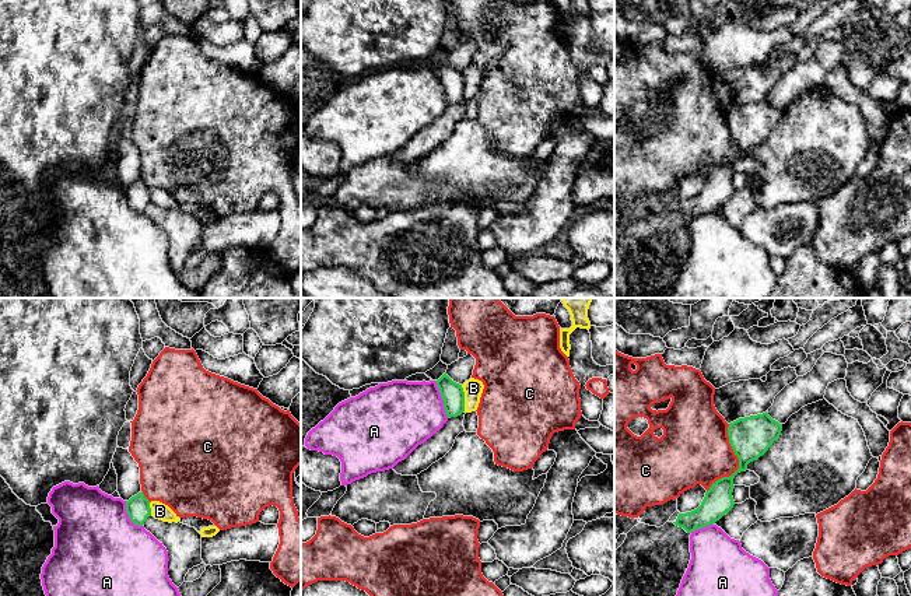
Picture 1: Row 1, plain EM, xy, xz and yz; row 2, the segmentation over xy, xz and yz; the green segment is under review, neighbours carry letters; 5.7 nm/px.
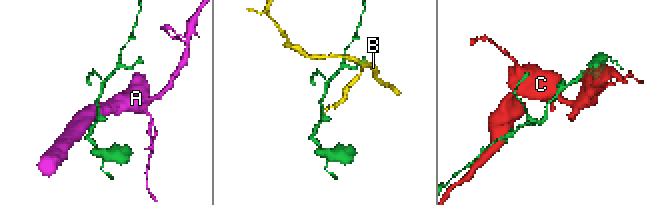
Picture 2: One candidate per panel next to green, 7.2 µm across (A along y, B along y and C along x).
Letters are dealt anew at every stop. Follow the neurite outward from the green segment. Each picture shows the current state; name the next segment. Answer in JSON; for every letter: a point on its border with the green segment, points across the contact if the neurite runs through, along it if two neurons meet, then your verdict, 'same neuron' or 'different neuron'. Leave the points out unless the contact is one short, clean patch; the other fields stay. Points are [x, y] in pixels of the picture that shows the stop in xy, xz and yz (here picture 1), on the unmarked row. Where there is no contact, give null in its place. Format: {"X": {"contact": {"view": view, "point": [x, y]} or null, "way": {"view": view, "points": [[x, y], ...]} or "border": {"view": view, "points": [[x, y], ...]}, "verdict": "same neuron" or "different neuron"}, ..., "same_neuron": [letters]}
{"A": {"contact": {"view": "xz", "point": [442, 86]}, "verdict": "different neuron"}, "B": {"contact": {"view": "xz", "point": [463, 84]}, "border": {"view": "xz", "points": [[461, 72], [465, 97]]}, "verdict": "different neuron"}, "C": {"contact": {"view": "yz", "point": [739, 148]}, "verdict": "different neuron"}, "same_neuron": []}

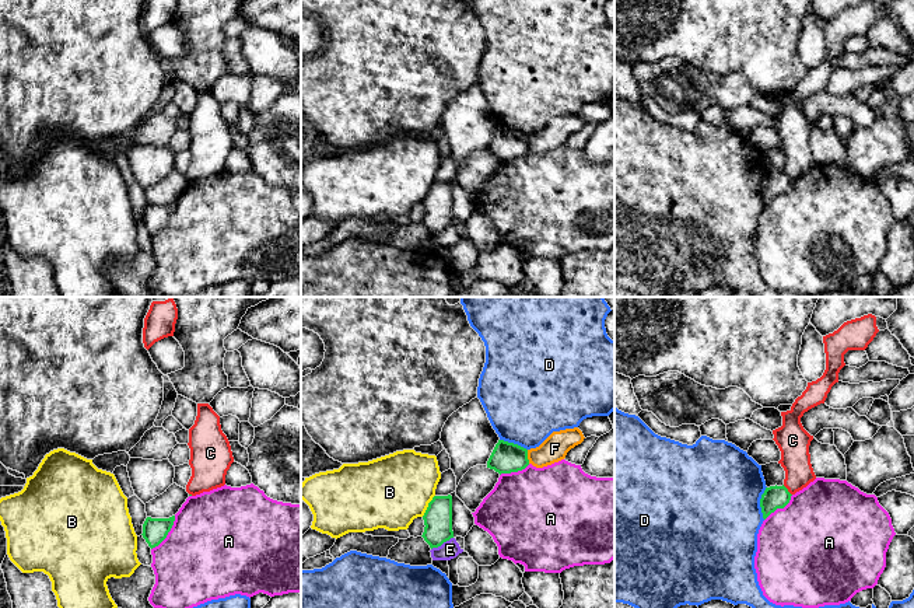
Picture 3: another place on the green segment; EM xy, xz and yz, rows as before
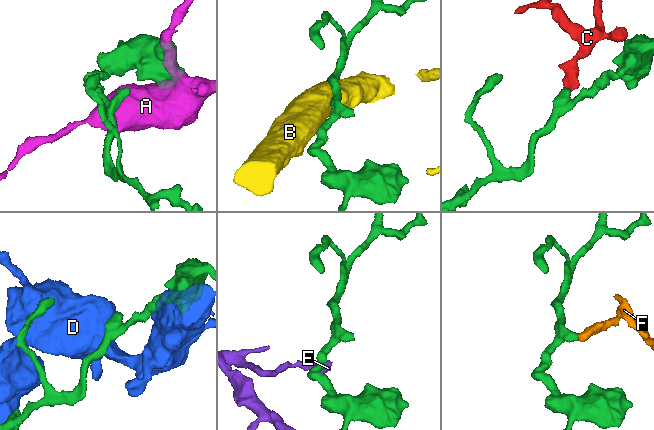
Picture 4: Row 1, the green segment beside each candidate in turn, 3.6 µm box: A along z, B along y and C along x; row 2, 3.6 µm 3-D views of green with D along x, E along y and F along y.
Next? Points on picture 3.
{"A": {"contact": {"view": "xy", "point": [167, 220]}, "verdict": "different neuron"}, "B": {"contact": {"view": "xz", "point": [429, 192]}, "verdict": "different neuron"}, "C": {"contact": {"view": "yz", "point": [787, 177]}, "border": {"view": "yz", "points": [[783, 171], [791, 181]]}, "verdict": "different neuron"}, "D": {"contact": {"view": "yz", "point": [760, 189]}, "verdict": "different neuron"}, "E": {"contact": {"view": "xz", "point": [441, 230]}, "border": {"view": "xz", "points": [[452, 223], [431, 236]]}, "verdict": "different neuron"}, "F": {"contact": {"view": "xz", "point": [526, 143]}, "border": {"view": "xz", "points": [[526, 136], [529, 149]]}, "verdict": "different neuron"}, "same_neuron": []}

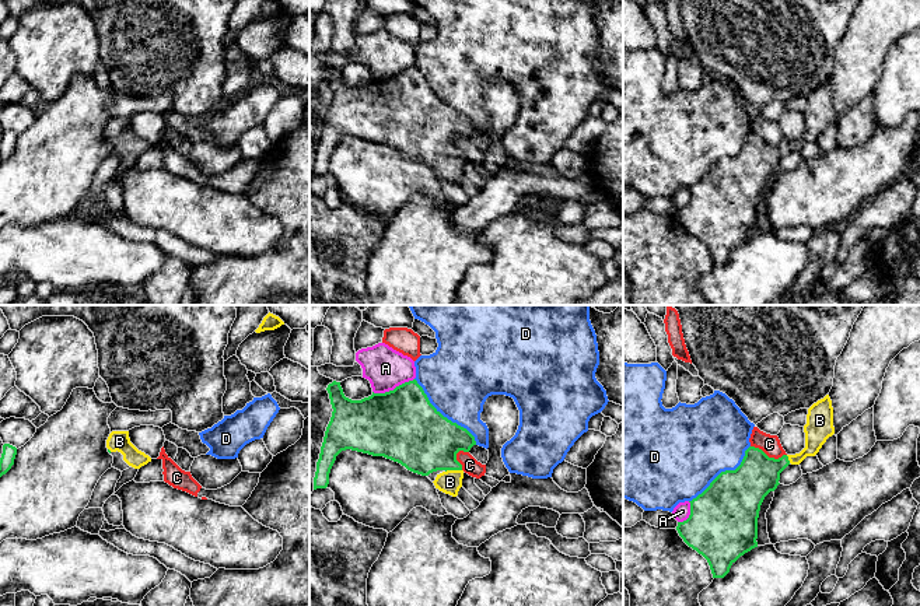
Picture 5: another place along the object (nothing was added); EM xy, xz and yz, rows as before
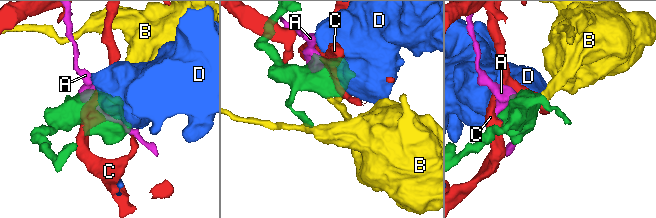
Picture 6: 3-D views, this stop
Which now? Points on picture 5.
{"A": {"contact": {"view": "xz", "point": [394, 76]}, "verdict": "different neuron"}, "B": {"contact": {"view": "xz", "point": [452, 156]}, "way": {"view": "xz", "points": [[422, 126], [452, 156], [450, 168]]}, "verdict": "same neuron"}, "C": {"contact": {"view": "yz", "point": [768, 143]}, "verdict": "different neuron"}, "D": {"contact": {"view": "xz", "point": [443, 102]}, "verdict": "different neuron"}, "same_neuron": ["B"]}

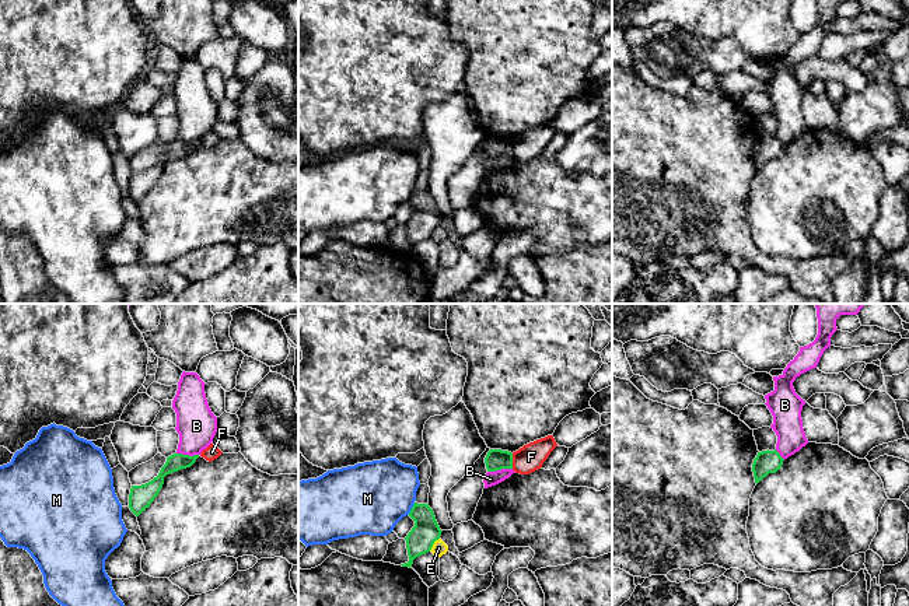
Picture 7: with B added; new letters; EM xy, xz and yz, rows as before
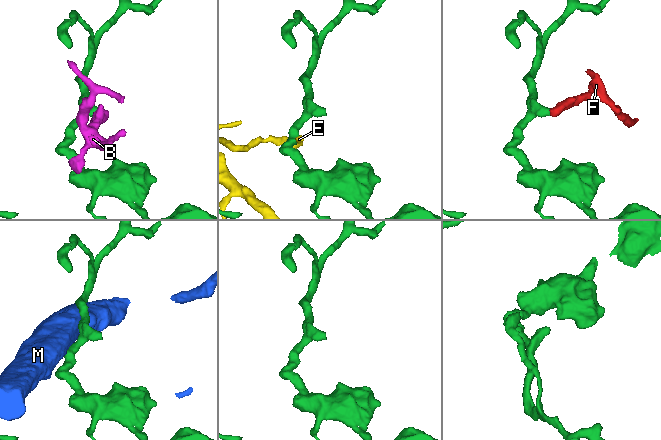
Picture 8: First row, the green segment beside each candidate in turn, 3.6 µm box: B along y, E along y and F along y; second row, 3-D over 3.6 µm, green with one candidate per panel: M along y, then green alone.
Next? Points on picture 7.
{"B": {"contact": {"view": "xz", "point": [499, 156]}, "border": {"view": "xz", "points": [[511, 154], [488, 158]]}, "verdict": "different neuron"}, "E": {"contact": {"view": "xz", "point": [433, 230]}, "border": {"view": "xz", "points": [[439, 224], [429, 237]]}, "verdict": "different neuron"}, "F": {"contact": {"view": "xz", "point": [511, 147]}, "verdict": "different neuron"}, "M": {"contact": {"view": "xz", "point": [412, 195]}, "verdict": "different neuron"}, "same_neuron": []}

